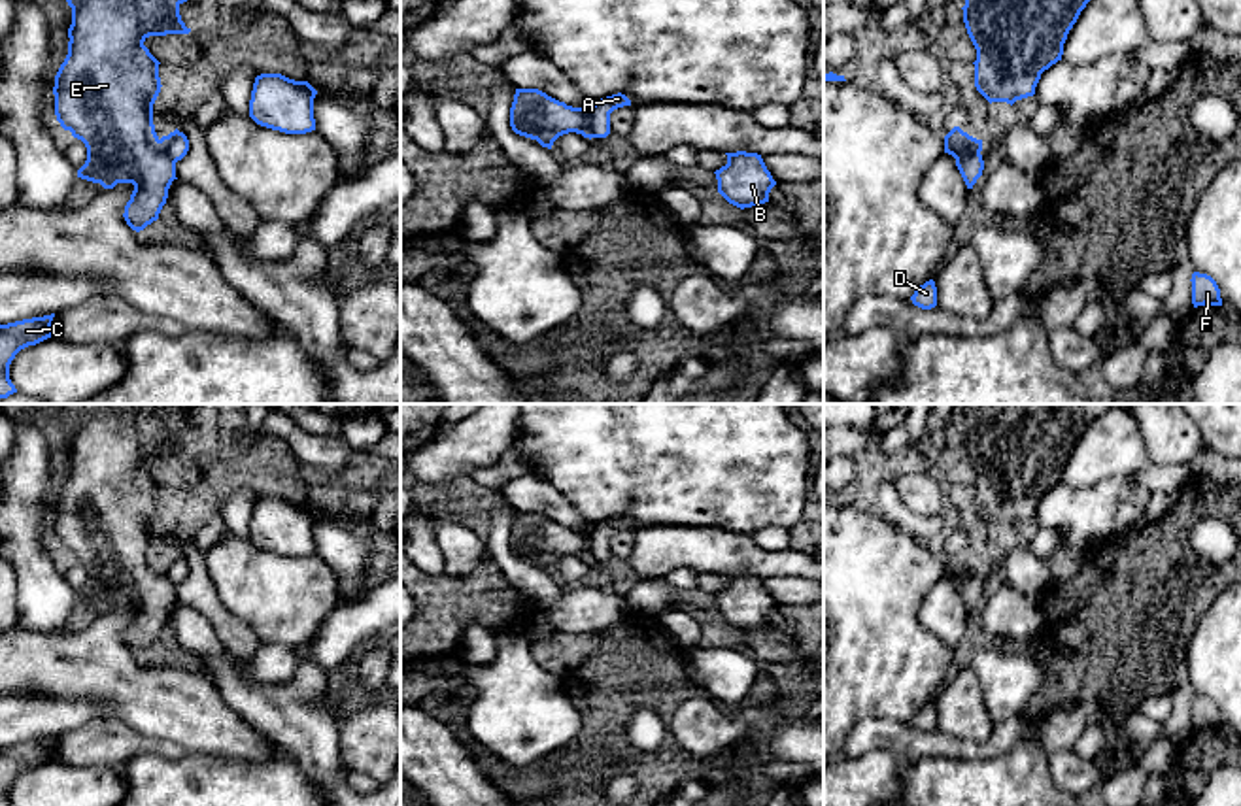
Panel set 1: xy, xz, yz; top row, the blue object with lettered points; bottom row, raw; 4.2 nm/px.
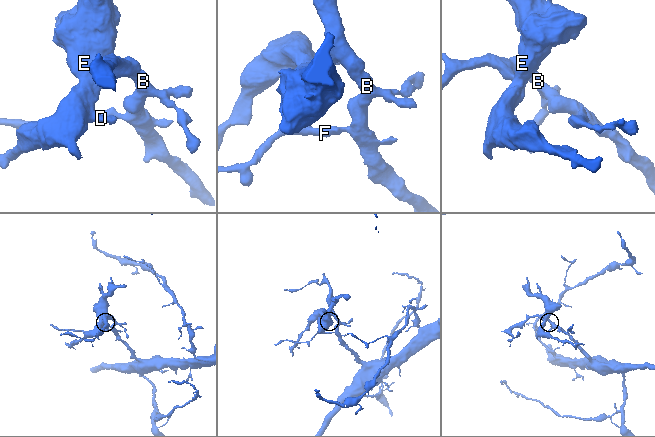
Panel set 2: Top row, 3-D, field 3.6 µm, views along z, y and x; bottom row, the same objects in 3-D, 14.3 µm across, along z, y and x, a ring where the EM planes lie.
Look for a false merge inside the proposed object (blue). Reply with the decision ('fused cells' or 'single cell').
fused cells

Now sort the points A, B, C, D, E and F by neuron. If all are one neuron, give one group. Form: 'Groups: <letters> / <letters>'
Groups: A B F / C D E

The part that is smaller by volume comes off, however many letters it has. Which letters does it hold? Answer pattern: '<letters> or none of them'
C, D, E

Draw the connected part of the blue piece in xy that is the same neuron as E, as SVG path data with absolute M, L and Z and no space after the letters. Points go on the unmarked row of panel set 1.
M43 404L47 415L62 419L72 430L68 451L68 478L55 498L55 538L64 553L87 570L87 583L77 600L113 612L117 606L132 606L134 613L125 629L127 647L140 655L159 642L176 600L176 585L162 572L153 547L153 527L161 515L159 483L144 464L149 459L189 457L179 438L179 428L189 423L191 404L136 404L138 413L117 411L117 404Z

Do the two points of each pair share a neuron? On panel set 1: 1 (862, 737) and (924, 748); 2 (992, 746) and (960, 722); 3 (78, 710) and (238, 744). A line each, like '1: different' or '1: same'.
1: same
2: different
3: different

